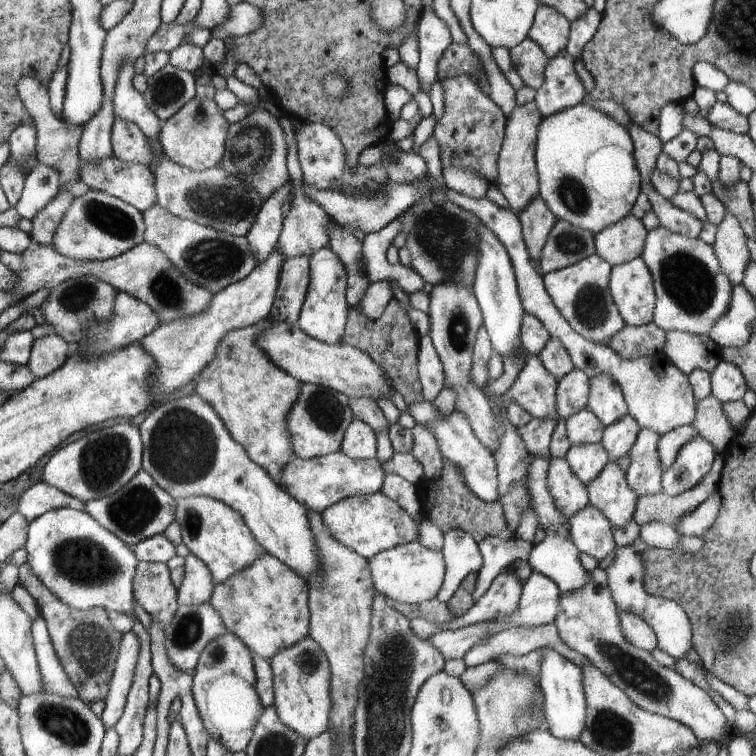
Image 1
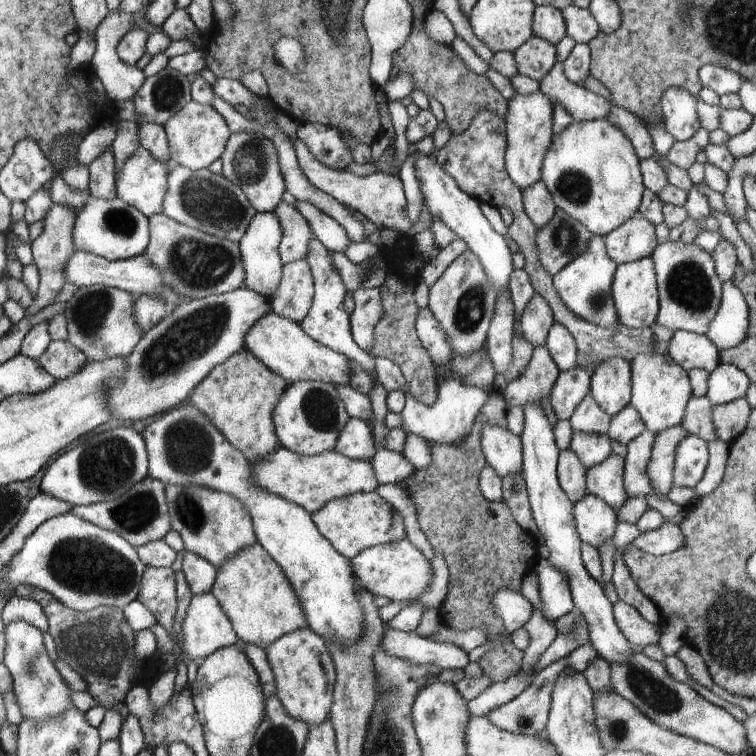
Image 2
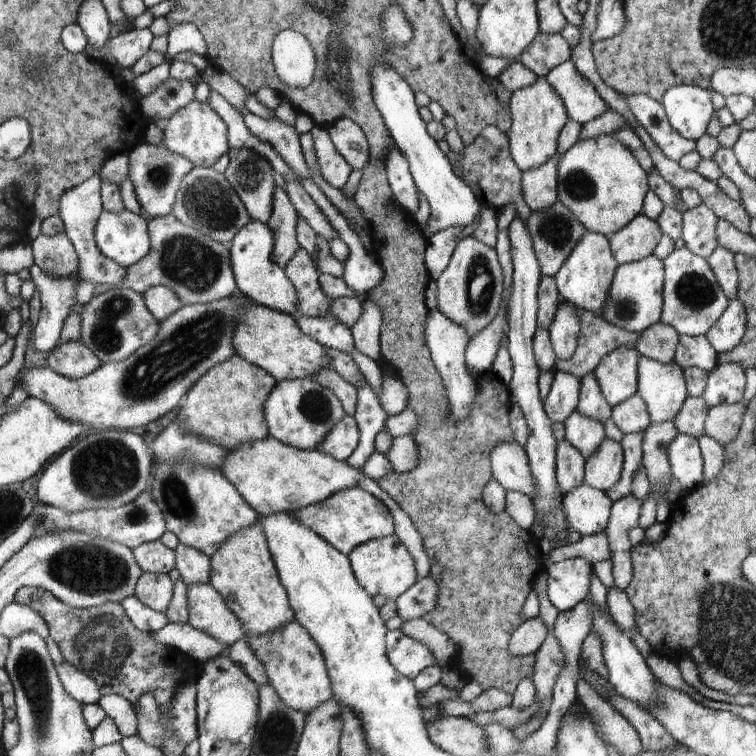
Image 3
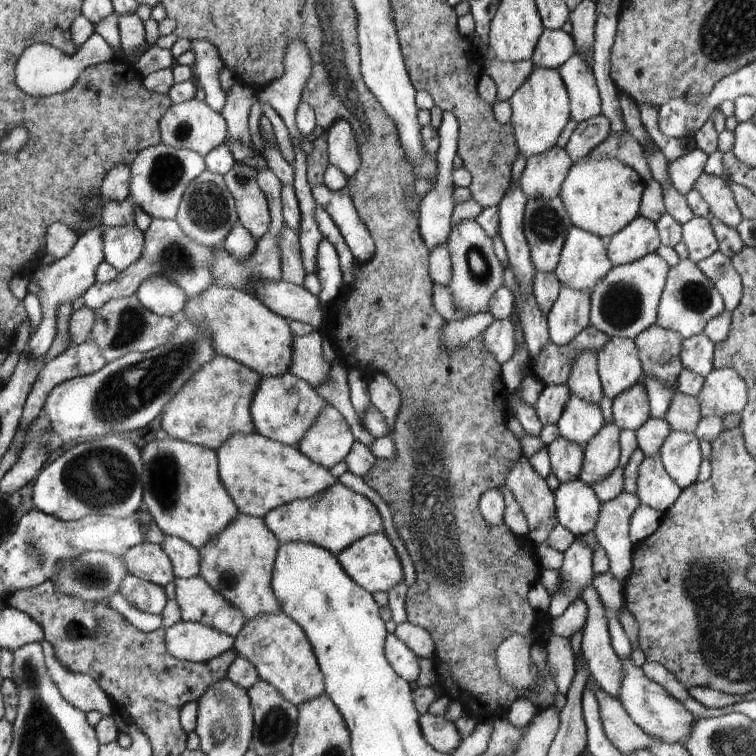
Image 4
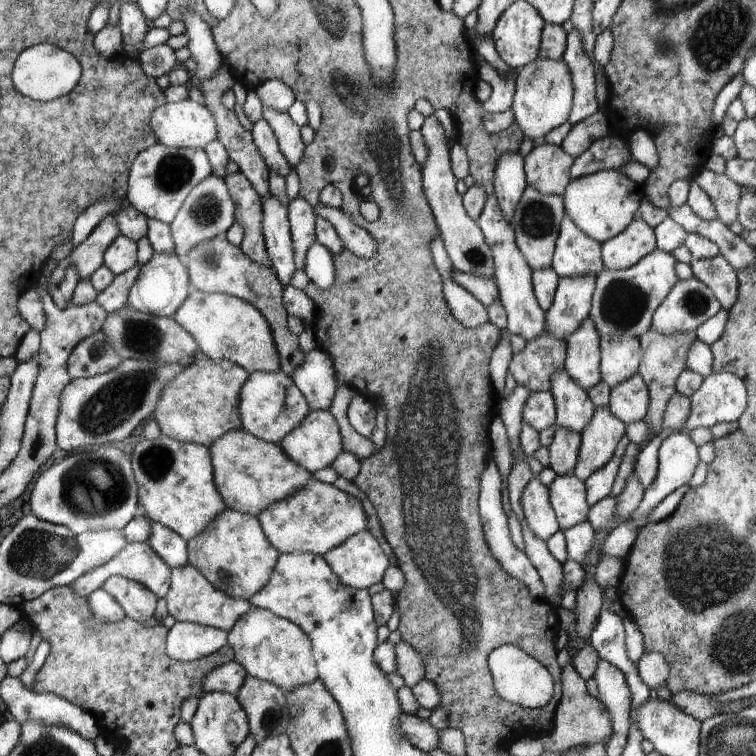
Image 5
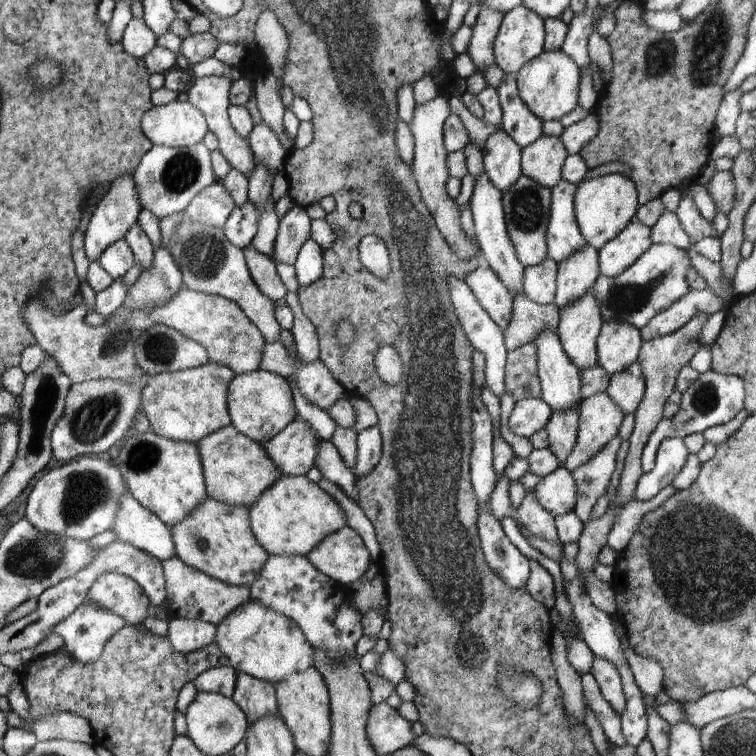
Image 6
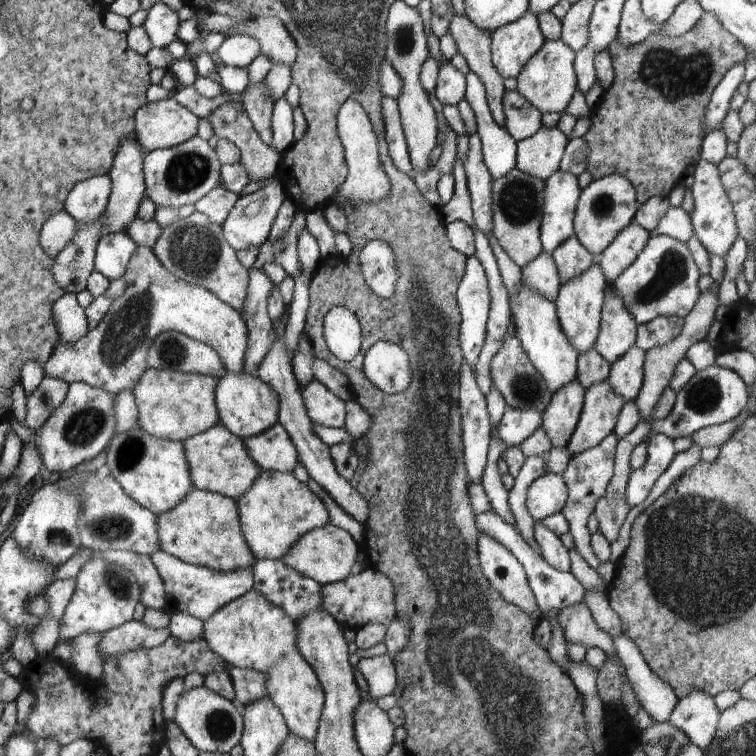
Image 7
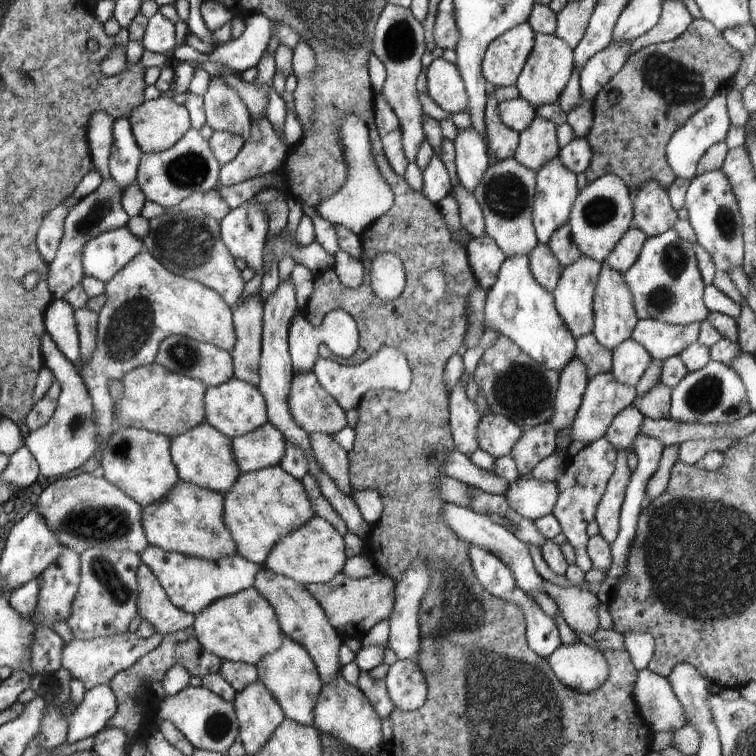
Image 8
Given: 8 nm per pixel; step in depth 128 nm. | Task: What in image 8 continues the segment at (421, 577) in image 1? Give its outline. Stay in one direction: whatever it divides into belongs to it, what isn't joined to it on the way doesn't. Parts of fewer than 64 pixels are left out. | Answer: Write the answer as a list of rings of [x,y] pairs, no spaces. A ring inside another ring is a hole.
[[[314,516],[307,523],[281,536],[272,545],[262,566],[303,585],[325,583],[342,572],[344,562],[349,557],[344,547],[343,536],[328,521]]]

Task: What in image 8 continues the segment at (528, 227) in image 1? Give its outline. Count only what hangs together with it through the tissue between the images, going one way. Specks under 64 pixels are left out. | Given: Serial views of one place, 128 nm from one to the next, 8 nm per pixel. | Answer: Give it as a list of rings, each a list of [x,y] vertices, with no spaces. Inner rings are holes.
[[[536,115],[534,120],[519,134],[519,145],[513,158],[526,168],[536,172],[546,161],[560,152],[557,126]]]

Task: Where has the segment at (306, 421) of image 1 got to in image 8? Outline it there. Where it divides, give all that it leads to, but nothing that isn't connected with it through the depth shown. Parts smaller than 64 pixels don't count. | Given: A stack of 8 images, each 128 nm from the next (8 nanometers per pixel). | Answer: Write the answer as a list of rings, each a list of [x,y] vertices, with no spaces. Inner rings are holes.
[[[232,378],[217,387],[208,387],[203,403],[205,408],[204,422],[211,424],[216,430],[231,439],[256,430],[259,426],[269,422],[266,403],[259,389],[240,379]]]

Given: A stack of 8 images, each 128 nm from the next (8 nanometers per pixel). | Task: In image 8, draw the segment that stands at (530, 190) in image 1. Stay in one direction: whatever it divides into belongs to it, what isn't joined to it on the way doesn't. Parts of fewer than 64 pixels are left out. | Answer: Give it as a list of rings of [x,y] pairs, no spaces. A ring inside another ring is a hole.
[[[535,32],[533,41],[532,50],[529,52],[515,85],[519,90],[519,96],[538,108],[548,103],[556,104],[558,102],[559,96],[570,80],[575,62],[573,48],[570,48],[564,40],[555,34],[547,35]]]

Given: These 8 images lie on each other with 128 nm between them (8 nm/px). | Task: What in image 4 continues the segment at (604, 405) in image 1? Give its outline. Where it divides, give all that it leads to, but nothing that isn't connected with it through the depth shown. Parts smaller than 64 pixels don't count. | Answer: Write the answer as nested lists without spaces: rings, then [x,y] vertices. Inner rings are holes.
[[[612,338],[597,354],[598,374],[608,399],[620,396],[642,377],[642,364],[634,340]]]

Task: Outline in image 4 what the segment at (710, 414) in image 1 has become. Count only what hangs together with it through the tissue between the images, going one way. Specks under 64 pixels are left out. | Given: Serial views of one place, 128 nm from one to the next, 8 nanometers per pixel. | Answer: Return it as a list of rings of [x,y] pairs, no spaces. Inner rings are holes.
[[[678,391],[674,394],[664,419],[670,426],[671,431],[694,434],[696,428],[698,428],[698,422],[702,420],[700,402],[696,397],[681,394]]]

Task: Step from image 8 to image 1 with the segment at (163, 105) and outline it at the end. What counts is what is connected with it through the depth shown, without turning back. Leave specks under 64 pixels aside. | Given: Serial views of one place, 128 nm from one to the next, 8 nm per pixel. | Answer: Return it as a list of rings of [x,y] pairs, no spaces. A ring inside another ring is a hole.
[[[194,97],[162,124],[157,139],[166,158],[190,170],[203,171],[220,166],[229,125],[215,100]]]

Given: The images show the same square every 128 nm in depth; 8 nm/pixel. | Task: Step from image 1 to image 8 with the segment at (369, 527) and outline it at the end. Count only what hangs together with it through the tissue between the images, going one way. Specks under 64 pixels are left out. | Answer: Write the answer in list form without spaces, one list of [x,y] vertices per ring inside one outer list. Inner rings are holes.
[[[272,465],[240,473],[224,494],[223,521],[230,531],[236,551],[252,564],[262,566],[276,541],[316,516],[301,481],[282,467]]]

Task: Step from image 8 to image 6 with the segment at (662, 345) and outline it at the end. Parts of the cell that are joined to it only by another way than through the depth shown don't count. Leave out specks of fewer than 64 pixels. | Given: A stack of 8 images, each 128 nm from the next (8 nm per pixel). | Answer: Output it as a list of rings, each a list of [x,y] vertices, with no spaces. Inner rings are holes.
[[[732,286],[720,294],[712,292],[710,288],[701,291],[689,290],[668,310],[659,312],[644,325],[644,328],[639,329],[642,342],[676,332],[697,312],[705,312],[710,316],[715,312],[726,310],[725,298],[732,298],[733,301],[737,298]]]

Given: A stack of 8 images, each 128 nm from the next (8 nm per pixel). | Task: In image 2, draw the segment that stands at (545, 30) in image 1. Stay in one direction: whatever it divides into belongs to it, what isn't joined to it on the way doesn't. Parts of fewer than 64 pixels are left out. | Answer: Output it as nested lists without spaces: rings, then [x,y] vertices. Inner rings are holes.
[[[536,6],[533,18],[533,31],[536,37],[556,44],[567,35],[567,26],[562,13],[553,6]]]

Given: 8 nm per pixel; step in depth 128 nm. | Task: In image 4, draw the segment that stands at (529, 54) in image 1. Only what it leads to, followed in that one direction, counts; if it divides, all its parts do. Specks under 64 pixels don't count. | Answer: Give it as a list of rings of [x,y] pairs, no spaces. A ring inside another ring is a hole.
[[[546,29],[534,48],[531,62],[535,68],[557,70],[574,54],[576,54],[576,44],[571,35],[561,29]]]

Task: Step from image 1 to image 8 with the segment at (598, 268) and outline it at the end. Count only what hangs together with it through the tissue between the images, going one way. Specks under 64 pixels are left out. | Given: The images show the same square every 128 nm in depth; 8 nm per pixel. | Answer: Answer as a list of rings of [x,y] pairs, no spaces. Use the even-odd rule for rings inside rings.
[[[558,156],[546,161],[536,172],[536,194],[533,200],[532,222],[540,243],[547,244],[552,233],[568,222],[572,203],[578,196],[576,173],[566,168]]]

